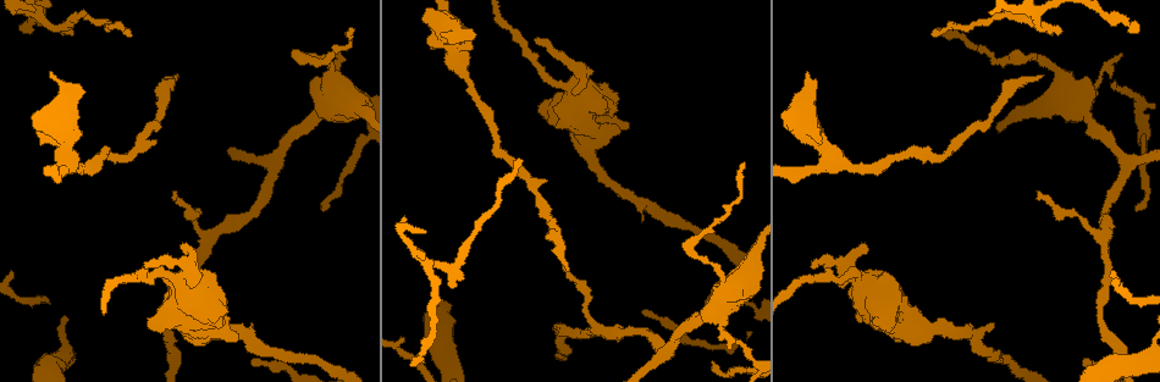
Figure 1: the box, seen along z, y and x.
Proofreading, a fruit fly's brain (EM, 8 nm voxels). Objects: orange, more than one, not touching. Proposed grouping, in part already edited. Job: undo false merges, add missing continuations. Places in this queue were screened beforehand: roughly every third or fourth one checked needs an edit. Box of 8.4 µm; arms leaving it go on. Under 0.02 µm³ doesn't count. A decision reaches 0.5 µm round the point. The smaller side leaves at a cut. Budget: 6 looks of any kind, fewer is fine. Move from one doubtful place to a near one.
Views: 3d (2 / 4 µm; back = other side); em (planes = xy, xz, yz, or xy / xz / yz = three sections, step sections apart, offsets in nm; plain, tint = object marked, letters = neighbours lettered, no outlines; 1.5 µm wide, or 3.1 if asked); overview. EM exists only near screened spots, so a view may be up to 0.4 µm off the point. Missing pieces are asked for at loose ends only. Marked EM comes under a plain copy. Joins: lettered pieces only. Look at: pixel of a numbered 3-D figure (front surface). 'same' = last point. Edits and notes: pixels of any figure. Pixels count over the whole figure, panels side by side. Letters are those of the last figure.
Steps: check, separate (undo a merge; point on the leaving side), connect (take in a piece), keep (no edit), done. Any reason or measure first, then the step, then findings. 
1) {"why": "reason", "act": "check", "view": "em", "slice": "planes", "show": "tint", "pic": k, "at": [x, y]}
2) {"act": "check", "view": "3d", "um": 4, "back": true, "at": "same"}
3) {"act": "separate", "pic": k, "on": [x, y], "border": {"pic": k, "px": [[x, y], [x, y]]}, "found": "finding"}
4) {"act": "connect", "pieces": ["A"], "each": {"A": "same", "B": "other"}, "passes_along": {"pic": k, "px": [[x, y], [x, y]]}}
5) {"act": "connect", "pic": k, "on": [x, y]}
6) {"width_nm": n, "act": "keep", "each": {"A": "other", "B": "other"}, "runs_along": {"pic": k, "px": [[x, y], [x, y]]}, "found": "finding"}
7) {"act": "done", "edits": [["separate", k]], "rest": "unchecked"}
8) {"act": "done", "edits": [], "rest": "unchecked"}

{"why": "free end", "act": "check", "view": "em", "um": 3.1, "slice": "planes", "show": "letters", "pic": 1, "at": [1137, 31]}

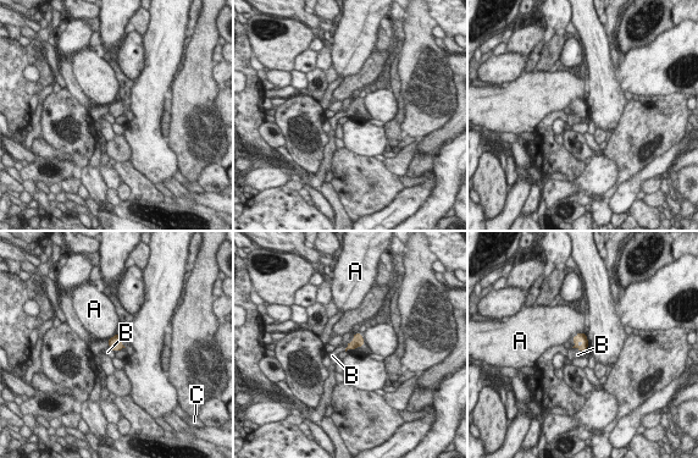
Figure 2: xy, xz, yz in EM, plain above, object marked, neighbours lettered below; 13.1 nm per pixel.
{"longest_contact_nm": ["A", 180], "act": "keep", "each": {"A": "other", "B": "other", "C": "other"}, "border": {"pic": 2, "px": [[348, 343], [344, 351]]}, "found": "no lettered piece goes on from it"}

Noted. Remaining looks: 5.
{"act": "check", "view": "em", "slice": "xz", "step": 4, "show": "letters", "pic": 1, "at": [62, 31]}

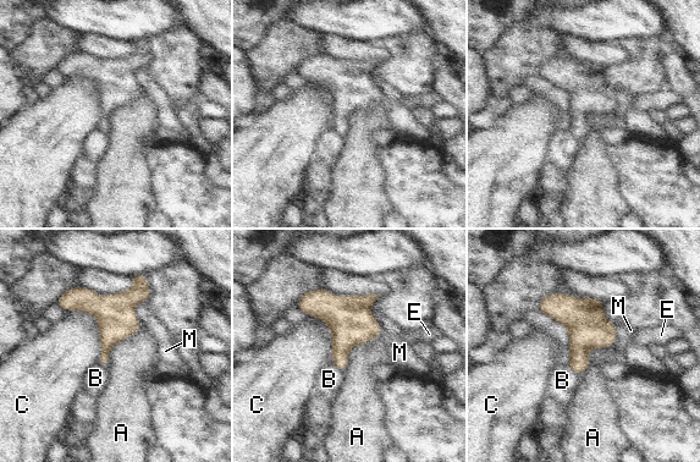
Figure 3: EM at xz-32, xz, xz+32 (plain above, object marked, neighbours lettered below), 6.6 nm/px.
{"act": "keep", "each": {"A": "other", "B": "other", "C": "other", "E": "other", "M": "other"}, "border": {"pic": 3, "px": [[142, 324], [110, 350], [106, 368]]}, "found": "no lettered piece goes on from it"}

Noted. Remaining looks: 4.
{"act": "check", "view": "em", "slice": "planes", "show": "letters", "pic": 1, "at": [50, 71]}

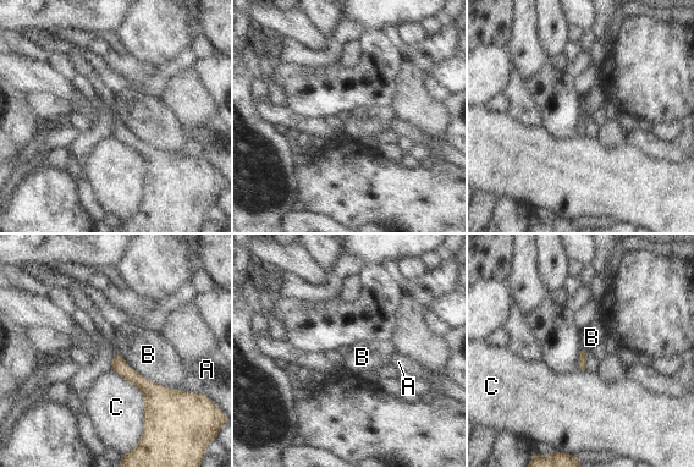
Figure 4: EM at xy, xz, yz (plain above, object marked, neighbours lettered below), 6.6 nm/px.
{"act": "keep", "each": {"A": "other", "B": "other", "C": "other"}, "border": {"pic": 4, "px": [[115, 350], [146, 378], [183, 391]]}, "found": "none of them fits"}

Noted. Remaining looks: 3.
{"act": "done", "edits": [], "rest": "unchecked"}

